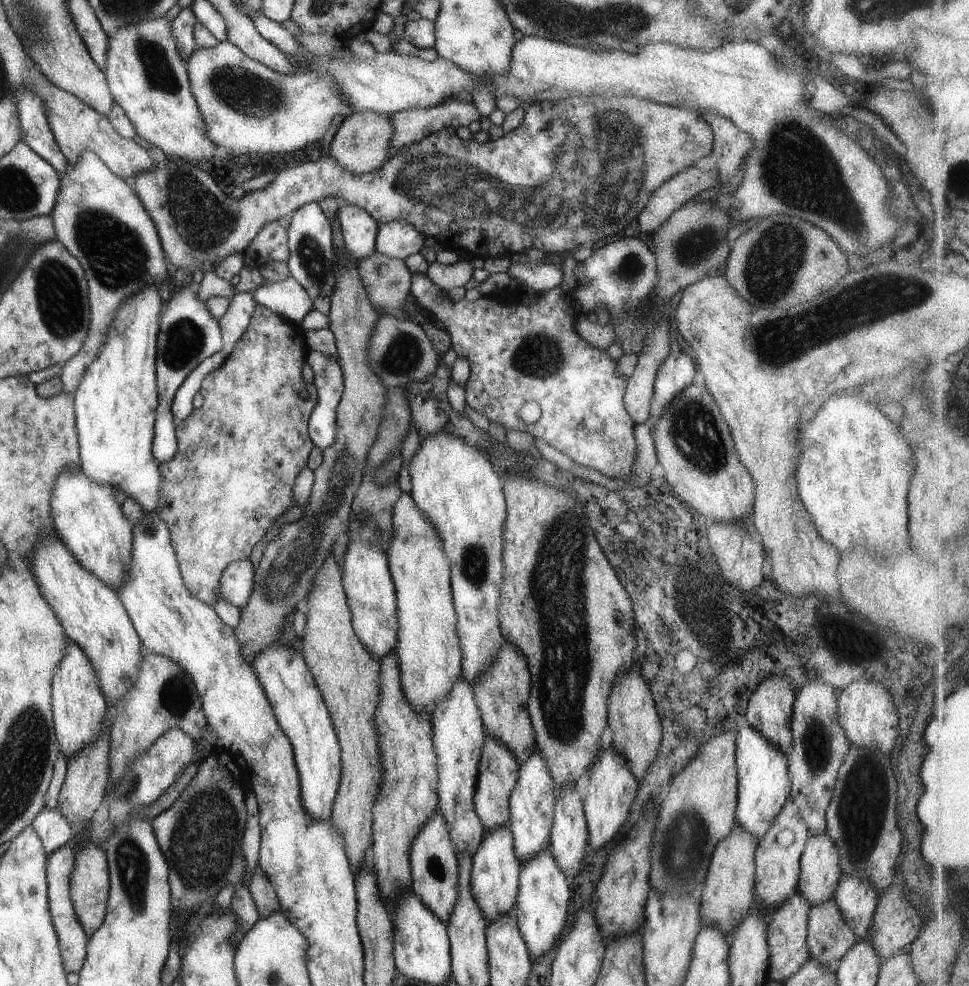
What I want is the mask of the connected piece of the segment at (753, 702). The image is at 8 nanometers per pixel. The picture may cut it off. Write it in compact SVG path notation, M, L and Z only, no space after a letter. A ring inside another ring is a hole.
M767 677L759 684L754 694L750 697L750 704L747 704L746 712L742 721L748 726L761 732L777 749L780 749L786 756L792 748L793 734L791 731L791 718L793 715L796 690L785 677Z

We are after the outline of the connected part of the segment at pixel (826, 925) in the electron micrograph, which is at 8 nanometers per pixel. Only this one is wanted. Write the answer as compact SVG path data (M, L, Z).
M834 896L822 904L811 906L807 925L807 946L809 948L809 956L823 967L830 966L830 968L832 968L836 966L841 958L856 943L856 936L843 919L839 906L835 903Z

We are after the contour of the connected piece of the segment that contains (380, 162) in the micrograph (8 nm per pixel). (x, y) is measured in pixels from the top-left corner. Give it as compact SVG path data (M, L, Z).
M356 111L344 119L330 146L330 156L352 174L364 174L384 166L387 146L394 135L393 122L376 112Z

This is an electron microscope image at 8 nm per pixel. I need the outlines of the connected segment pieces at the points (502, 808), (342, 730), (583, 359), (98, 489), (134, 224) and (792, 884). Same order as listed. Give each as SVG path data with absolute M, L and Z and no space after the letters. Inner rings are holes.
M486 733L473 797L475 812L485 829L509 824L509 801L512 790L518 781L518 768L520 768L520 765L516 756L514 756L514 752L504 742L500 742L494 736Z
M332 549L312 580L308 597L310 595L312 600L308 602L301 652L328 706L341 747L342 777L330 820L346 842L346 855L355 873L362 865L362 860L371 852L372 808L380 792L382 778L378 734L374 728L374 716L380 701L380 662L362 646L356 636L348 596L344 590L344 576Z
M416 272L412 275L412 295L415 296L415 302L417 305L428 315L432 317L437 317L441 322L443 322L446 327L447 333L452 339L452 346L456 350L457 356L466 356L470 360L470 378L466 384L466 402L472 408L476 410L479 415L486 416L490 422L494 424L500 424L504 426L505 430L521 430L522 432L527 432L536 438L542 438L546 440L547 444L550 444L553 448L556 448L564 456L568 456L574 464L578 466L588 467L589 469L598 470L600 474L608 476L608 478L628 478L630 476L630 470L632 470L632 464L636 460L636 436L634 436L634 428L636 424L634 420L631 420L626 408L624 406L623 397L625 394L627 379L623 376L619 376L617 373L617 361L611 358L611 356L602 348L596 348L592 346L590 342L586 342L582 336L578 335L576 332L575 324L580 311L575 306L574 293L563 292L562 286L558 284L556 288L550 288L548 292L537 293L534 296L523 295L520 292L510 292L509 296L498 295L481 295L481 294L470 294L469 297L464 297L462 300L453 302L448 297L446 290L439 288L428 276L428 274ZM528 402L536 402L542 414L540 418L534 423L527 424L519 417L519 411L522 406Z
M78 468L62 470L50 494L50 516L60 540L86 570L114 589L122 586L130 570L133 528L122 512L122 505L116 501L115 491L112 486L90 480Z
M82 150L76 164L66 164L66 172L60 180L60 192L50 216L56 238L78 258L88 276L91 306L88 336L82 348L59 367L63 392L74 393L86 366L90 366L90 362L98 356L106 340L106 330L110 328L122 302L134 296L134 292L154 284L158 278L164 278L168 268L158 230L131 181L111 172L90 150Z
M790 796L773 820L768 832L758 840L755 852L754 904L758 904L762 911L766 911L767 919L773 916L776 908L798 892L800 861L808 837L807 824L802 820L799 808Z

